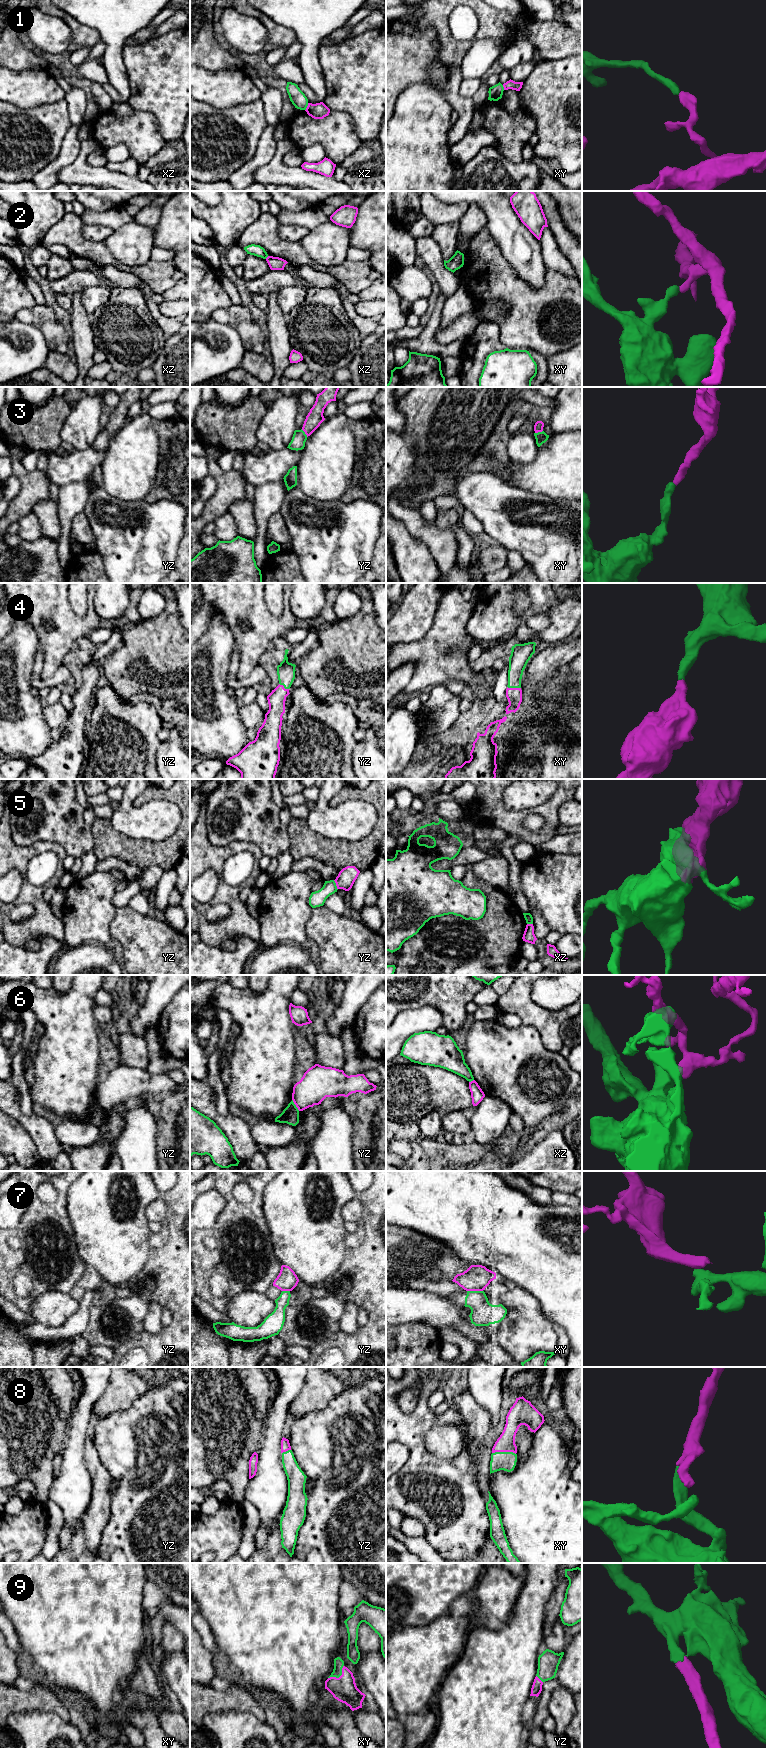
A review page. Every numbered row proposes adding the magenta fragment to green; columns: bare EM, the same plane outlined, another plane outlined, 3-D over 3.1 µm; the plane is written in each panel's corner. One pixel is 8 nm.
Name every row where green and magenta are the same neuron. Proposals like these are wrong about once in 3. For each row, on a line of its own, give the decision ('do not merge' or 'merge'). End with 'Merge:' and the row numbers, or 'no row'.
1: do not merge
2: do not merge
3: merge
4: merge
5: do not merge
6: do not merge
7: do not merge
8: merge
9: merge
Merge: 3, 4, 8, 9

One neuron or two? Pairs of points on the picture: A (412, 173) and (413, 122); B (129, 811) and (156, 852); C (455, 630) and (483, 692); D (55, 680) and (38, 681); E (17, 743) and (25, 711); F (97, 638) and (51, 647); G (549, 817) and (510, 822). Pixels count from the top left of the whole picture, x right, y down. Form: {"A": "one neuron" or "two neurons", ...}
{"A": "one neuron", "B": "two neurons", "C": "one neuron", "D": "one neuron", "E": "one neuron", "F": "two neurons", "G": "one neuron"}

